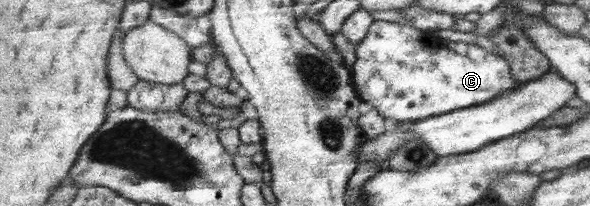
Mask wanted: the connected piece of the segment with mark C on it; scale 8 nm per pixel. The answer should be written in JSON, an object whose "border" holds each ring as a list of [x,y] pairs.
{"border":[[[376,20],[371,25],[371,29],[369,33],[367,33],[367,36],[365,36],[365,39],[361,40],[361,42],[356,45],[356,61],[351,67],[351,72],[357,93],[360,94],[361,101],[365,103],[366,108],[369,107],[379,111],[391,124],[413,122],[423,120],[424,118],[449,114],[463,108],[477,107],[481,104],[492,102],[503,94],[507,95],[507,93],[511,93],[515,91],[516,88],[519,88],[520,85],[523,85],[513,77],[511,64],[501,55],[492,54],[492,52],[485,50],[485,48],[481,48],[481,46],[475,46],[475,44],[441,41],[434,32],[421,31],[417,30],[417,28],[413,28],[411,24],[395,24],[394,22],[390,23],[386,20]]]}

